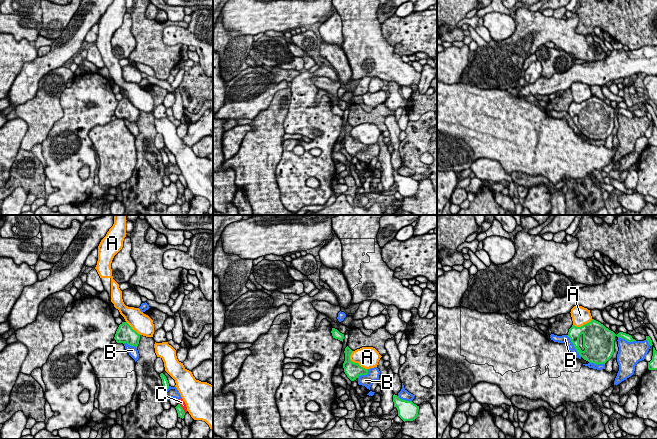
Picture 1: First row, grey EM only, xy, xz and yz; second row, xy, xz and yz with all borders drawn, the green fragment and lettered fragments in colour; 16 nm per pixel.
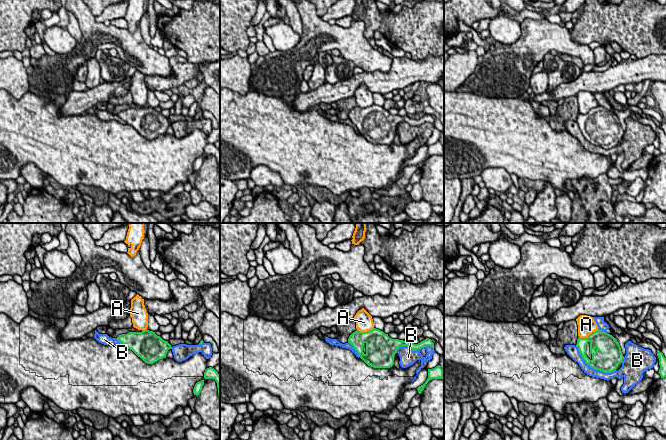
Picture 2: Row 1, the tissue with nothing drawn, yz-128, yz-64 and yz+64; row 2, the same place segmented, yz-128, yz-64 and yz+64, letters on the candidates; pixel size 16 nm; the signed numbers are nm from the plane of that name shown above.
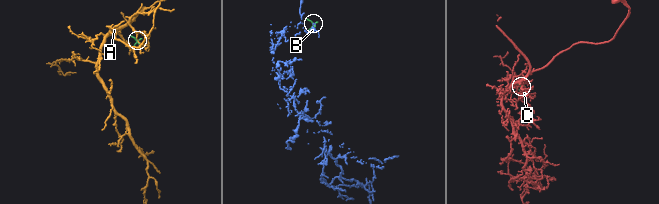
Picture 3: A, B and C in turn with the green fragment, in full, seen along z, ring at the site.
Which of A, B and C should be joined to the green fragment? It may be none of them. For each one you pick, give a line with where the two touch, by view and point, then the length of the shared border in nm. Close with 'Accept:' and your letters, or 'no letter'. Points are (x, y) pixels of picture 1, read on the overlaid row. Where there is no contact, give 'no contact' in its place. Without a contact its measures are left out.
Accept: no letter

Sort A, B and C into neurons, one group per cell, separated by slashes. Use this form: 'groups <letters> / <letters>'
groups A / B / C

